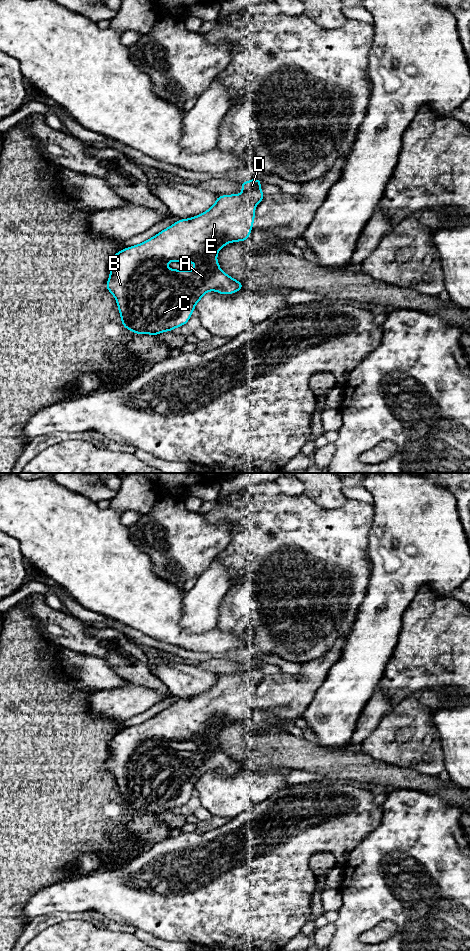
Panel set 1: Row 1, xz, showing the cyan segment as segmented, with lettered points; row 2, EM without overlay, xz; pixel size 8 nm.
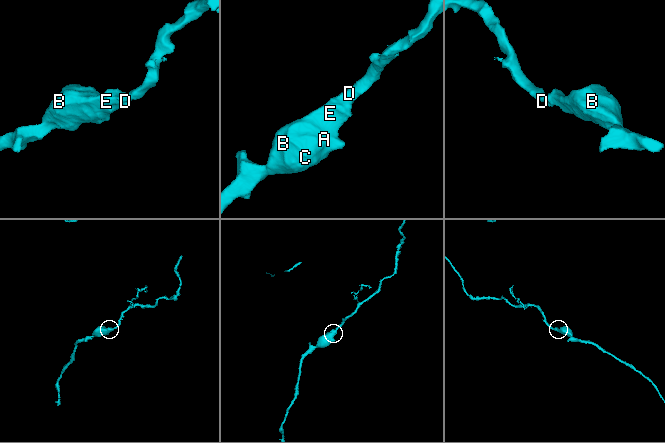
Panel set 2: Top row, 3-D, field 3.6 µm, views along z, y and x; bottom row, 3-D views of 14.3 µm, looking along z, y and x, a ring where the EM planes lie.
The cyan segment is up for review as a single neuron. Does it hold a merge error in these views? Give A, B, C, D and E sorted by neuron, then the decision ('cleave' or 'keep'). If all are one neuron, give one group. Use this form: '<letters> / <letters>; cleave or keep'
A B C D E; keep

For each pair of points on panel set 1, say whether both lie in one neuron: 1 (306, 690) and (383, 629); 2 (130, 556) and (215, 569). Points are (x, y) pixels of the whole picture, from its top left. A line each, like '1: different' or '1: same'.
1: different
2: different

